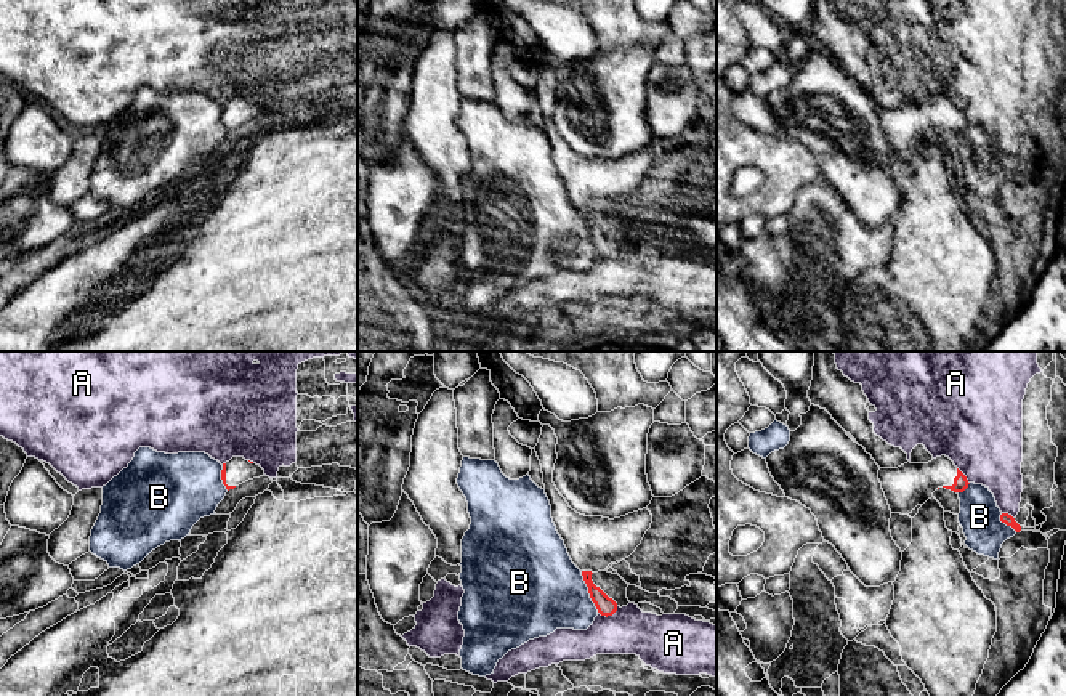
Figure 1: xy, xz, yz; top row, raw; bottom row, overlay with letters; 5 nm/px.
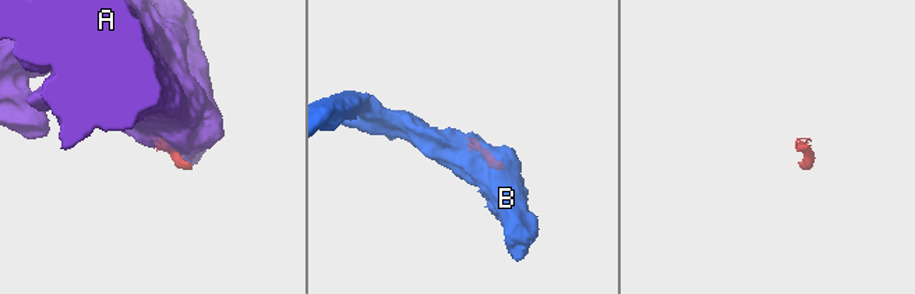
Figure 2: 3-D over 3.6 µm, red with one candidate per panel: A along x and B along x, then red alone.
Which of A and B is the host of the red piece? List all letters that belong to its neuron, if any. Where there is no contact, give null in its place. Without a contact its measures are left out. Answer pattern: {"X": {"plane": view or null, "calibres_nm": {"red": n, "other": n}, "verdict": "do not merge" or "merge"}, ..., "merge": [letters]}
{"A": {"plane": "xz", "calibres_nm": {"red": 100, "other": 240}, "verdict": "do not merge"}, "B": {"plane": "xz", "calibres_nm": {"red": 100, "other": 440}, "verdict": "do not merge"}, "merge": []}

